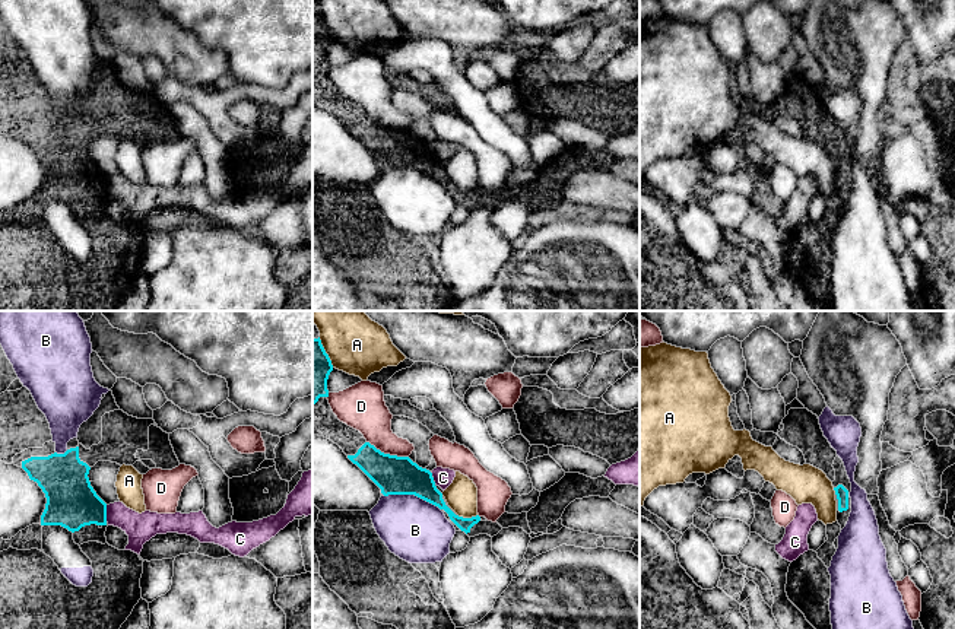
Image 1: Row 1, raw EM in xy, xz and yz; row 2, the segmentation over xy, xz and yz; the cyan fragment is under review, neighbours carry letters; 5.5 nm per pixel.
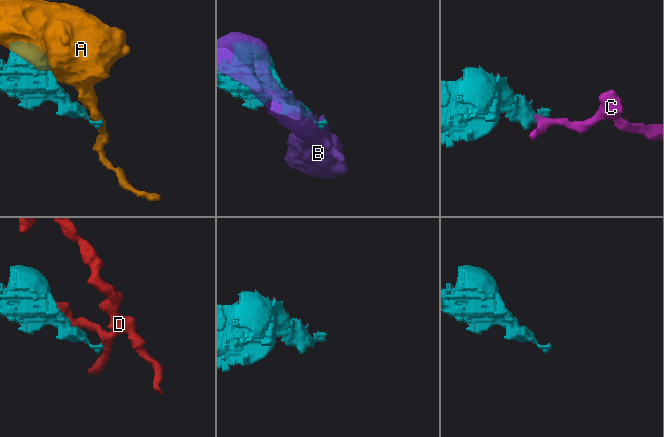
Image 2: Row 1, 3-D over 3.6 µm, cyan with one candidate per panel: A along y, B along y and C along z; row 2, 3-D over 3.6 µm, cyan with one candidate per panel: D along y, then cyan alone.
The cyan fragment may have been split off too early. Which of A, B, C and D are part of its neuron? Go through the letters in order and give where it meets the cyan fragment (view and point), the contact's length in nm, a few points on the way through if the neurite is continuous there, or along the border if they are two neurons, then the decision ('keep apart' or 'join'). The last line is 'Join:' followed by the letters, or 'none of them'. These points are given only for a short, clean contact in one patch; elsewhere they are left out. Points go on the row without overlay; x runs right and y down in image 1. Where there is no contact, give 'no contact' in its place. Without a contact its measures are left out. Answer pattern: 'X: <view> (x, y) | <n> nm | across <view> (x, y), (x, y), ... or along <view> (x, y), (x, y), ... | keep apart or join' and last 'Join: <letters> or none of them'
A: xz (468, 191) | 120 nm | keep apart
B: xz (412, 167) | 340 nm | keep apart
C: xy (105, 187) | 100 nm | along xy (105, 178), (107, 194) | keep apart
D: xz (387, 127) | 240 nm | keep apart
Join: none of them

